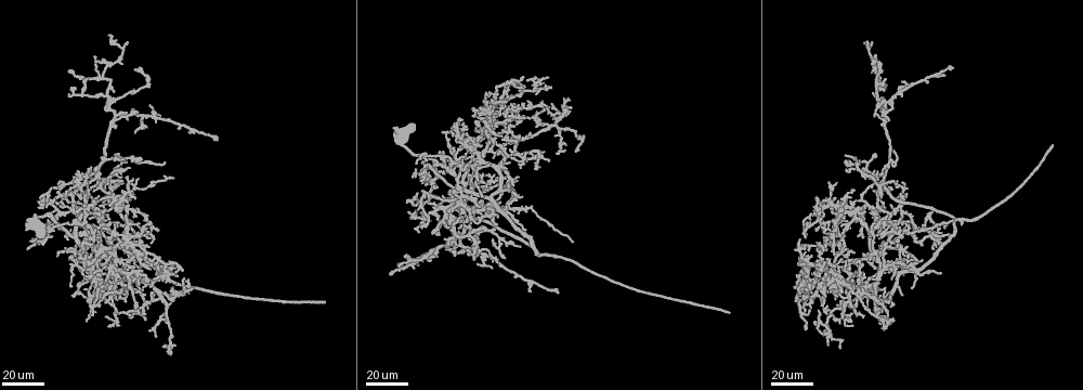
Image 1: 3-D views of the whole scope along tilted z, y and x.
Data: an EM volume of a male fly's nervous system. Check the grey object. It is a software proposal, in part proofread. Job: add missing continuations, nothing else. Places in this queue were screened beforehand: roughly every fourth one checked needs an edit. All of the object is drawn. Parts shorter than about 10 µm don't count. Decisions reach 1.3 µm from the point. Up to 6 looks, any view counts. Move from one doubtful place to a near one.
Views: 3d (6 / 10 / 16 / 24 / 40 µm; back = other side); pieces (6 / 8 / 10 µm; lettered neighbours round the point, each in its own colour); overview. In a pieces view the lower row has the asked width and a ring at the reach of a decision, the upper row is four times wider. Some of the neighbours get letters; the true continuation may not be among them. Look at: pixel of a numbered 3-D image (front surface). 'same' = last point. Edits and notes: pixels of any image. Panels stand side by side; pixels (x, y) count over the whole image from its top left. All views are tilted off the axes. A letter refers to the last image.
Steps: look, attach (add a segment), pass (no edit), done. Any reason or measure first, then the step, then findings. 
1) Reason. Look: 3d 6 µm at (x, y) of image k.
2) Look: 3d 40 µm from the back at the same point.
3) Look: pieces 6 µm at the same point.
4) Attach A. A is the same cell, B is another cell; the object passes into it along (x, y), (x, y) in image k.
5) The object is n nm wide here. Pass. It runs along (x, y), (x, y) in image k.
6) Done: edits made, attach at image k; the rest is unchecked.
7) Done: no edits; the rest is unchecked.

Free end. Look: 3d 24 µm at (431, 165) of image 1.

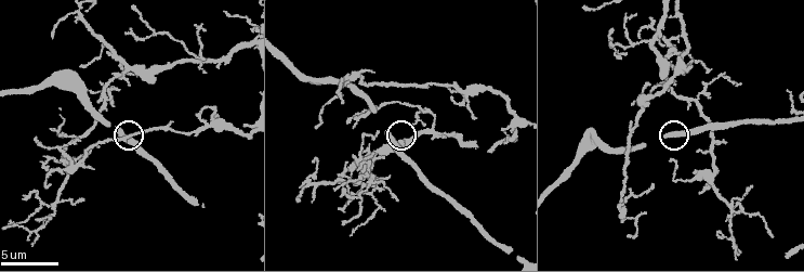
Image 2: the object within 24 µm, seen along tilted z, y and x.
Look: 3d 6 µm at (388, 133) of image 2.

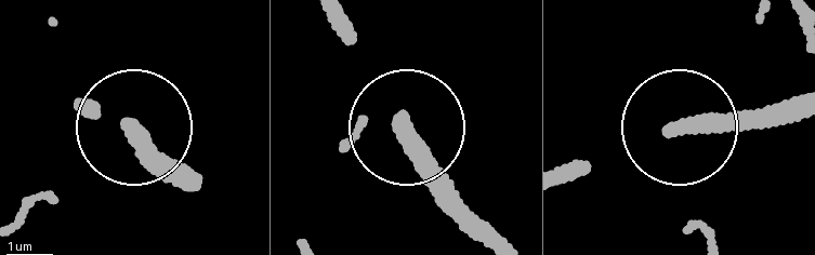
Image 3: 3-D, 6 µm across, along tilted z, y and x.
See the neighbours. Look: pieces 6 µm at (401, 119) of image 3.

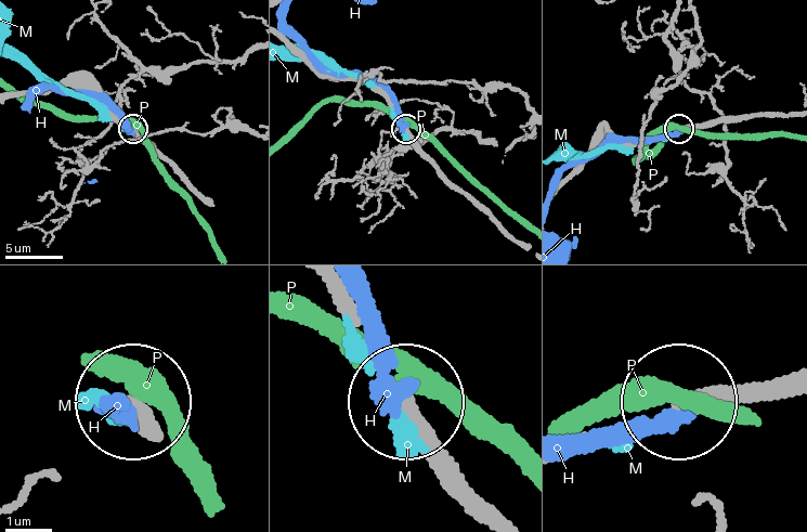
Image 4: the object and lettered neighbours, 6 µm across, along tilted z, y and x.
Pass. H, M and P are other cells; it runs along (522, 246), (446, 178), (406, 130) in image 4; no lettered segment goes on from it.

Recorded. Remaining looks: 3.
End of a long branch. Look: 3d 40 µm at (558, 292) of image 1.

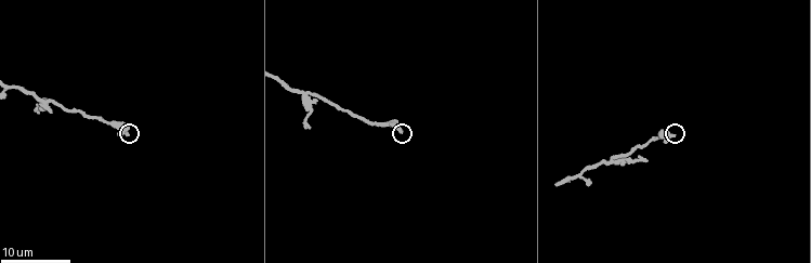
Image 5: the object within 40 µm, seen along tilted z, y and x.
Look: pieces 10 µm at (400, 130) of image 5.

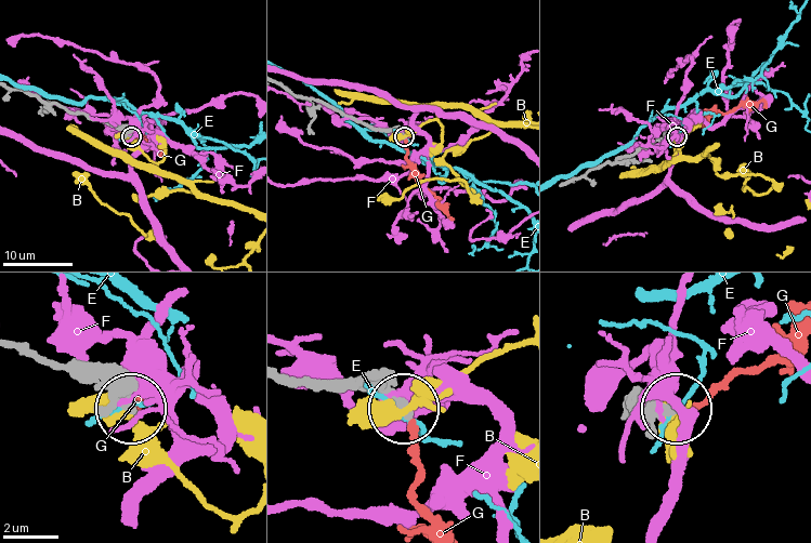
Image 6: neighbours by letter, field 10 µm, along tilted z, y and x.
Attach G. G is the same cell, B, E and F are other cells; it goes on there.

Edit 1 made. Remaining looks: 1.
Done: edits made, attach at image 6; the rest is unchecked.

